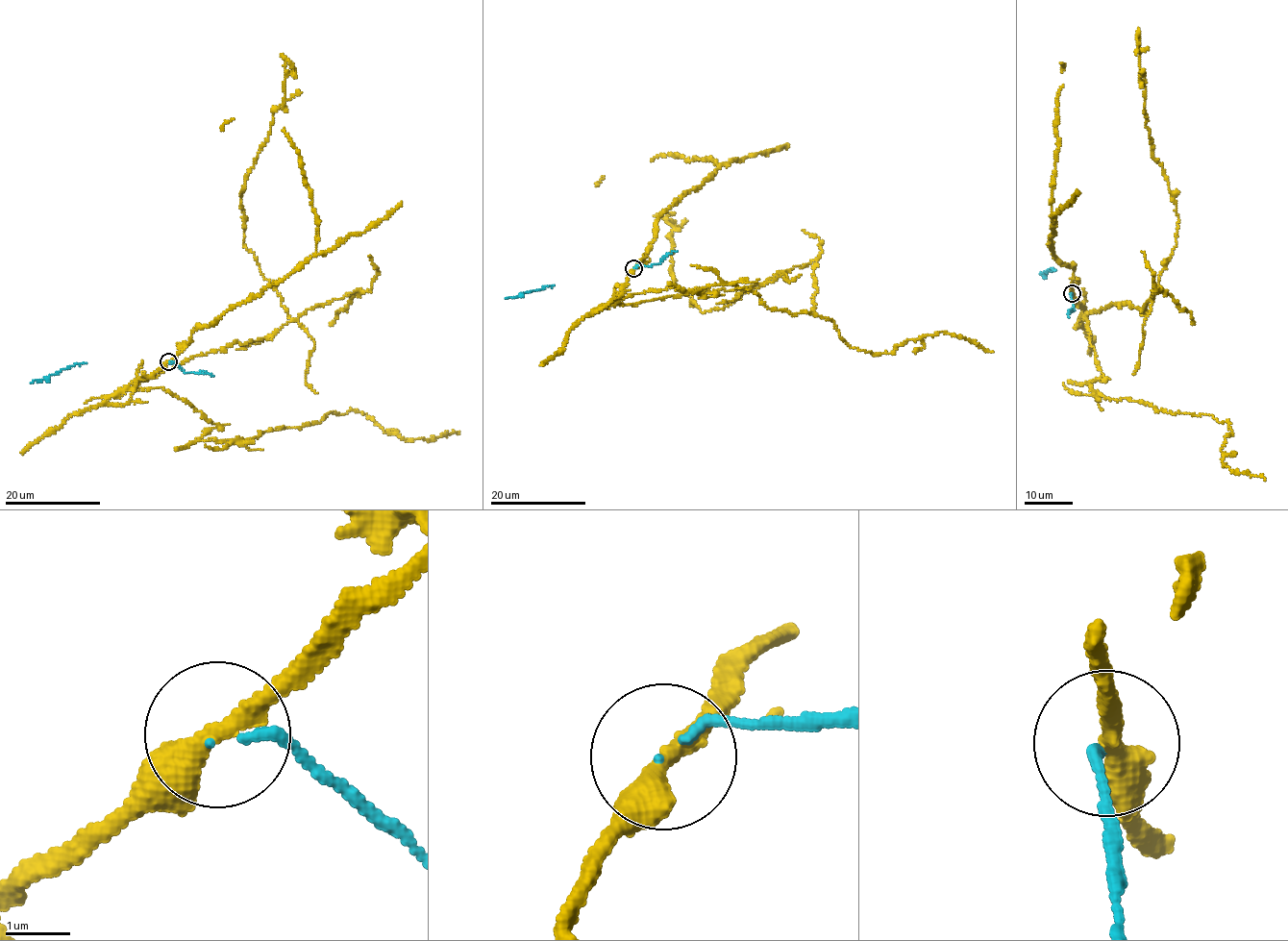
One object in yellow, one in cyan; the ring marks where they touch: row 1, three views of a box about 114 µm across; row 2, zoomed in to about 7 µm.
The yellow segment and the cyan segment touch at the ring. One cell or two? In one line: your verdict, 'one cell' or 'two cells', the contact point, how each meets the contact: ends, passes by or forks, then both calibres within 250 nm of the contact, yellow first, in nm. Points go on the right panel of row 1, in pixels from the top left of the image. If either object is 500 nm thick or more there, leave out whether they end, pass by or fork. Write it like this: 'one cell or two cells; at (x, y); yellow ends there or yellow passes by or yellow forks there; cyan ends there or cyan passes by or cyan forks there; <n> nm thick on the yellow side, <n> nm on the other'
two cells; at (1072, 293); yellow passes by; cyan ends there; 320 nm thick on the yellow side, 100 nm on the other

